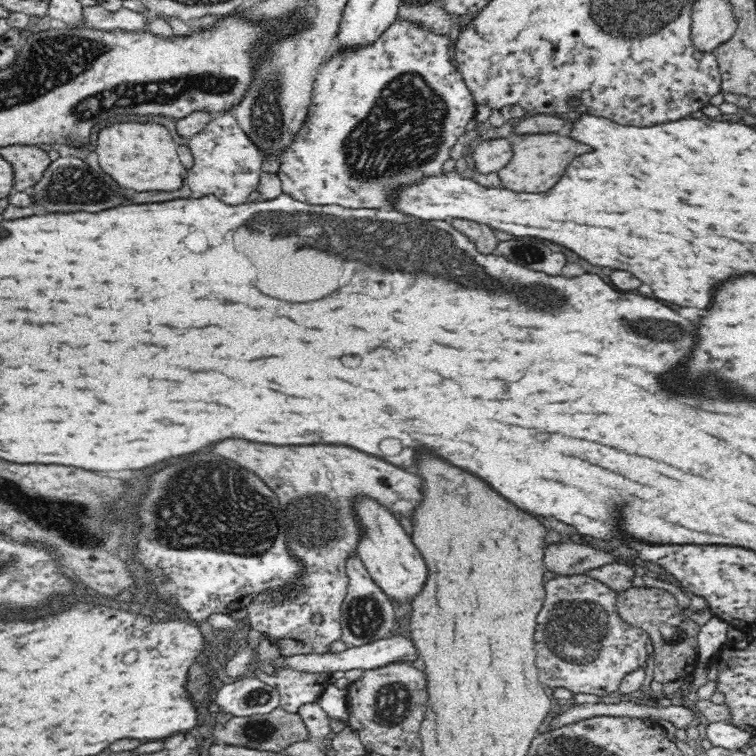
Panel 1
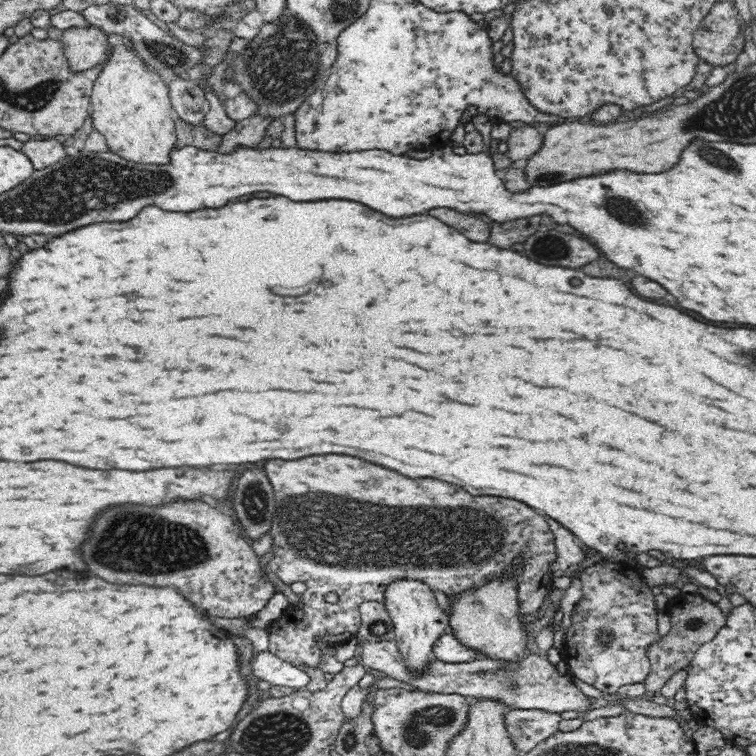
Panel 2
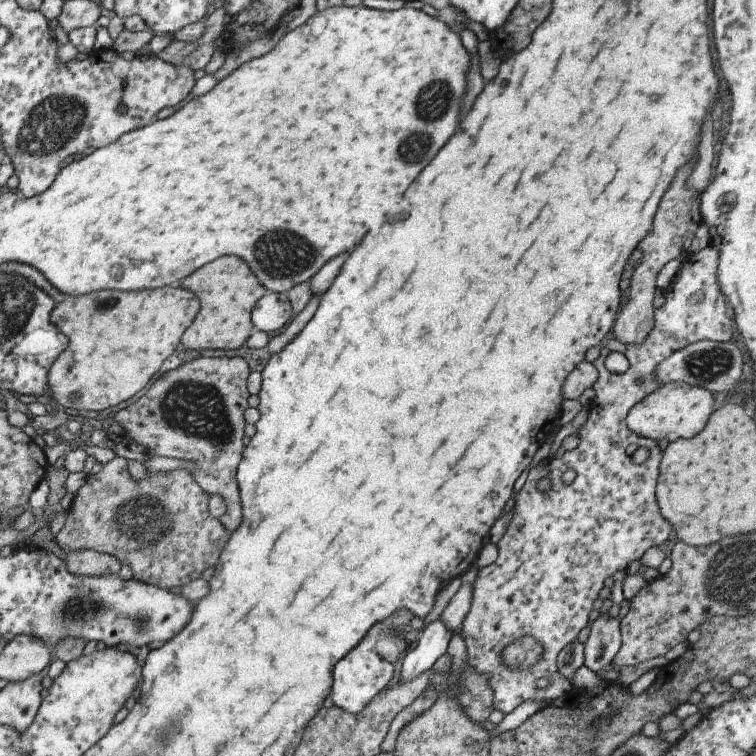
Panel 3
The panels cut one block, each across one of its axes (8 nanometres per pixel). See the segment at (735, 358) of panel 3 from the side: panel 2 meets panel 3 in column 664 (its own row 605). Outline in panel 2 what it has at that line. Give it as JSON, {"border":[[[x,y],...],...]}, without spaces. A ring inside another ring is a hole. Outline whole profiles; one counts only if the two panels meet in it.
{"border":[[[364,600],[358,606],[360,626],[355,638],[358,646],[367,642],[395,640],[394,627],[383,602]]]}

